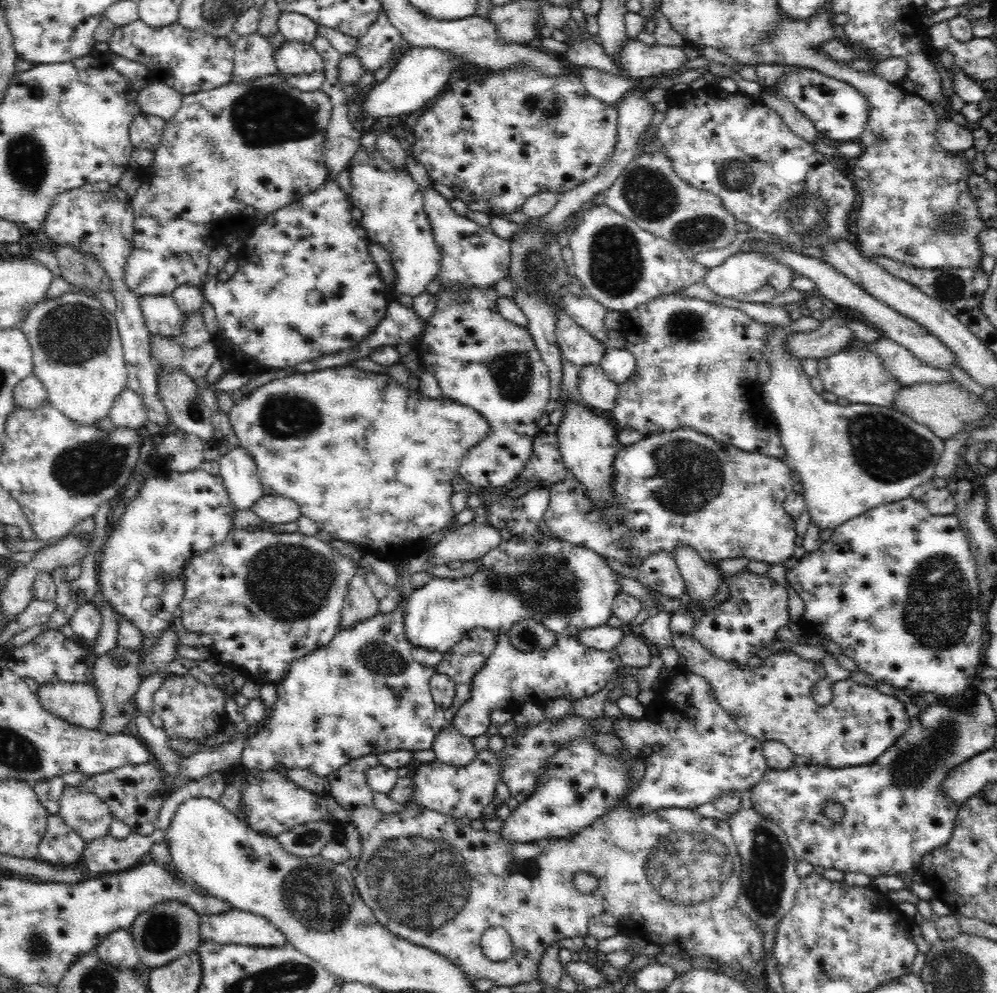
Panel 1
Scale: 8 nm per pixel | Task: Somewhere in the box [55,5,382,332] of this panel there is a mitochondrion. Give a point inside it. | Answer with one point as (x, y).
(262, 115)

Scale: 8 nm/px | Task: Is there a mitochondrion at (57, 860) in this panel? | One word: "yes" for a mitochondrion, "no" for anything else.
no

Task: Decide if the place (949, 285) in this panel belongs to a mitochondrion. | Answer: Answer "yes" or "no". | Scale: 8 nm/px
yes

